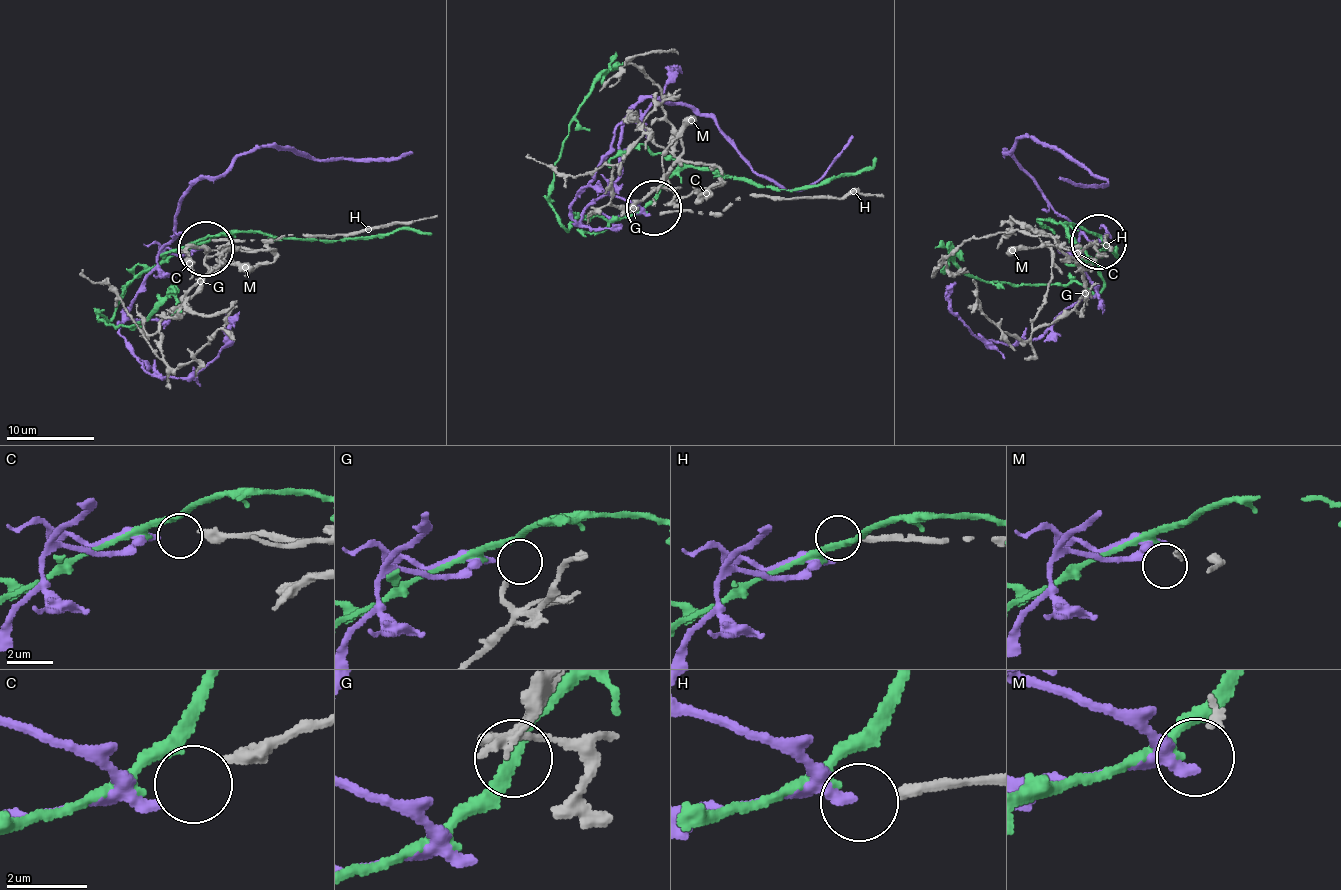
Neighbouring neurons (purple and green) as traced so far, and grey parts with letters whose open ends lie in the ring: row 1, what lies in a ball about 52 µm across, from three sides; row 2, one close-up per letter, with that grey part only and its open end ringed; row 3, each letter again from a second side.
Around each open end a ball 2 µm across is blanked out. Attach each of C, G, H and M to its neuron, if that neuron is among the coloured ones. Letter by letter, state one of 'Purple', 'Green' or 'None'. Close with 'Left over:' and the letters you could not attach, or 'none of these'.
C: Purple
G: None
H: None
M: None
Left over: G, H, M

